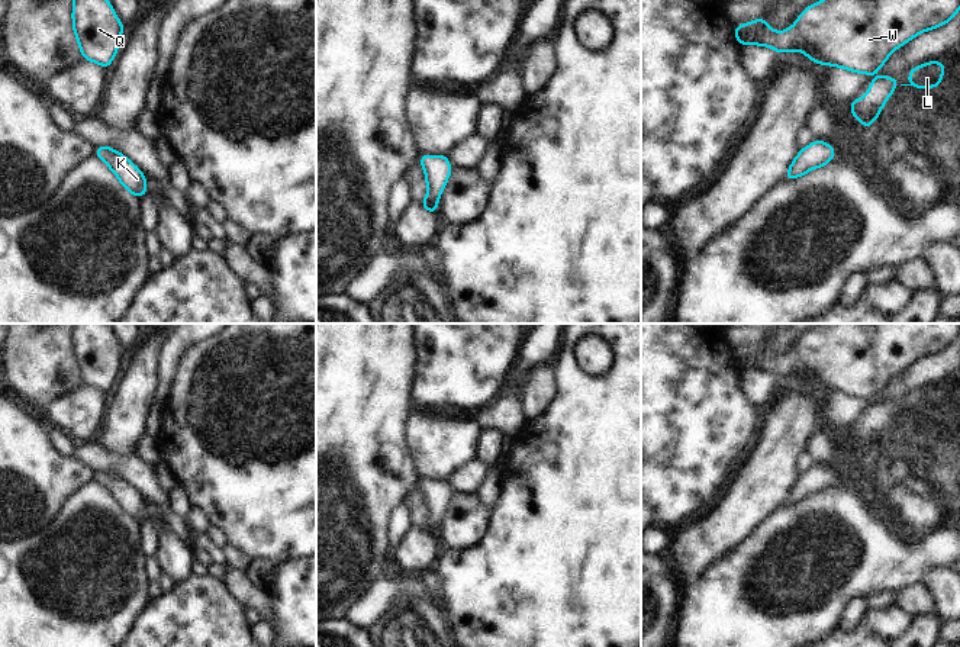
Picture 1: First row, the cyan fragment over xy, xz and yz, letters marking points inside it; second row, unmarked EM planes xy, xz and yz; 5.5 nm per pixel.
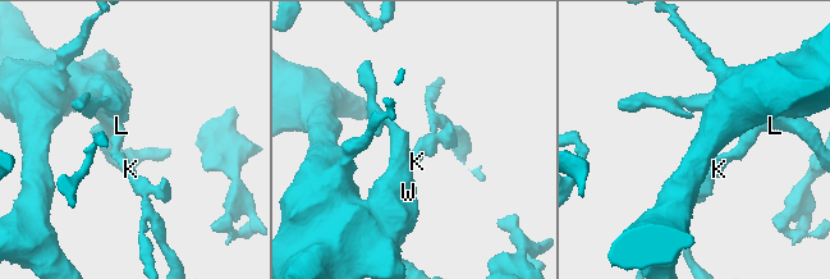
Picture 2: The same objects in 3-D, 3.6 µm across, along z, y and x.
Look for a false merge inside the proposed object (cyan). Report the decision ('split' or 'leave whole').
leave whole

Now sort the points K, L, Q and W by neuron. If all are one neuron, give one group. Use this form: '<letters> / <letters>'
K L Q W

